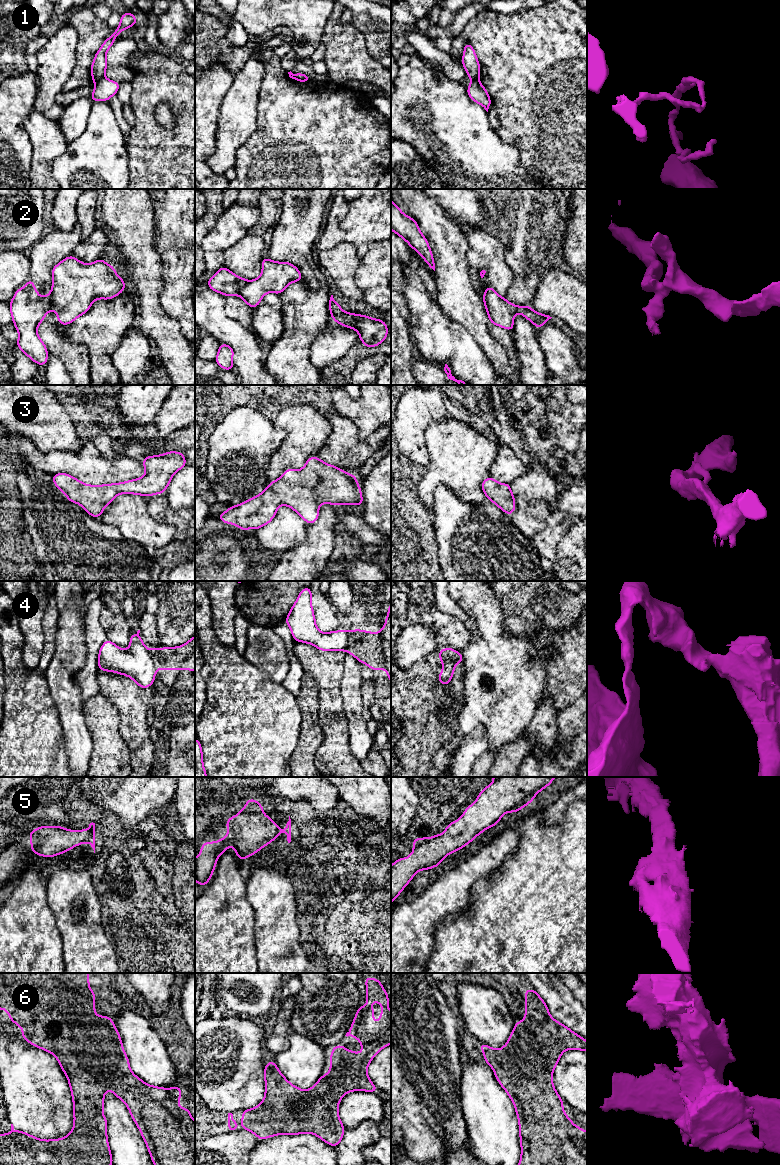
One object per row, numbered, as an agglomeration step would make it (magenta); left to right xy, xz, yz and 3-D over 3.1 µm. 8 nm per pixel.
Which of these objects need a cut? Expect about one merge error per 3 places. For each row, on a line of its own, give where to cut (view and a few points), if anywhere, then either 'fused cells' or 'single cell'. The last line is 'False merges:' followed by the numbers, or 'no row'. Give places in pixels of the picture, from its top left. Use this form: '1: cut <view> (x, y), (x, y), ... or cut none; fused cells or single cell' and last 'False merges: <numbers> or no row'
1: cut xy (103, 77), (94, 81); fused cells
2: cut xy (51, 293), (50, 308); fused cells
3: cut none; single cell
4: cut xz (345, 630), (347, 634), (346, 649); fused cells
5: cut none; single cell
6: cut none; single cell
False merges: 1, 2, 4

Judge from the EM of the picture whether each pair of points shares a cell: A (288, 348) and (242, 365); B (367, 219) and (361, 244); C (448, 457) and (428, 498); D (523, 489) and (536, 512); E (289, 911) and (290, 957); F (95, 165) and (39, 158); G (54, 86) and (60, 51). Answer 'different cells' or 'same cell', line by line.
A: different cells
B: same cell
C: same cell
D: same cell
E: same cell
F: different cells
G: same cell

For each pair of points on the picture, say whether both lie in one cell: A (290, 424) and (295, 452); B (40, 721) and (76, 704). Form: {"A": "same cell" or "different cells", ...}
{"A": "same cell", "B": "different cells"}

